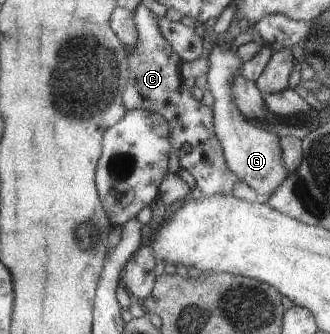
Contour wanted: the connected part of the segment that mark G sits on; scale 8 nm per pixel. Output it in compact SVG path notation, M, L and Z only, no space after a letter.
M223 32L214 37L209 54L209 71L206 74L207 86L214 97L212 108L214 127L220 140L227 166L264 199L268 199L288 177L278 134L266 130L258 123L249 120L239 109L233 94L233 83L241 73L243 59L238 55L230 41L235 39L230 33Z

